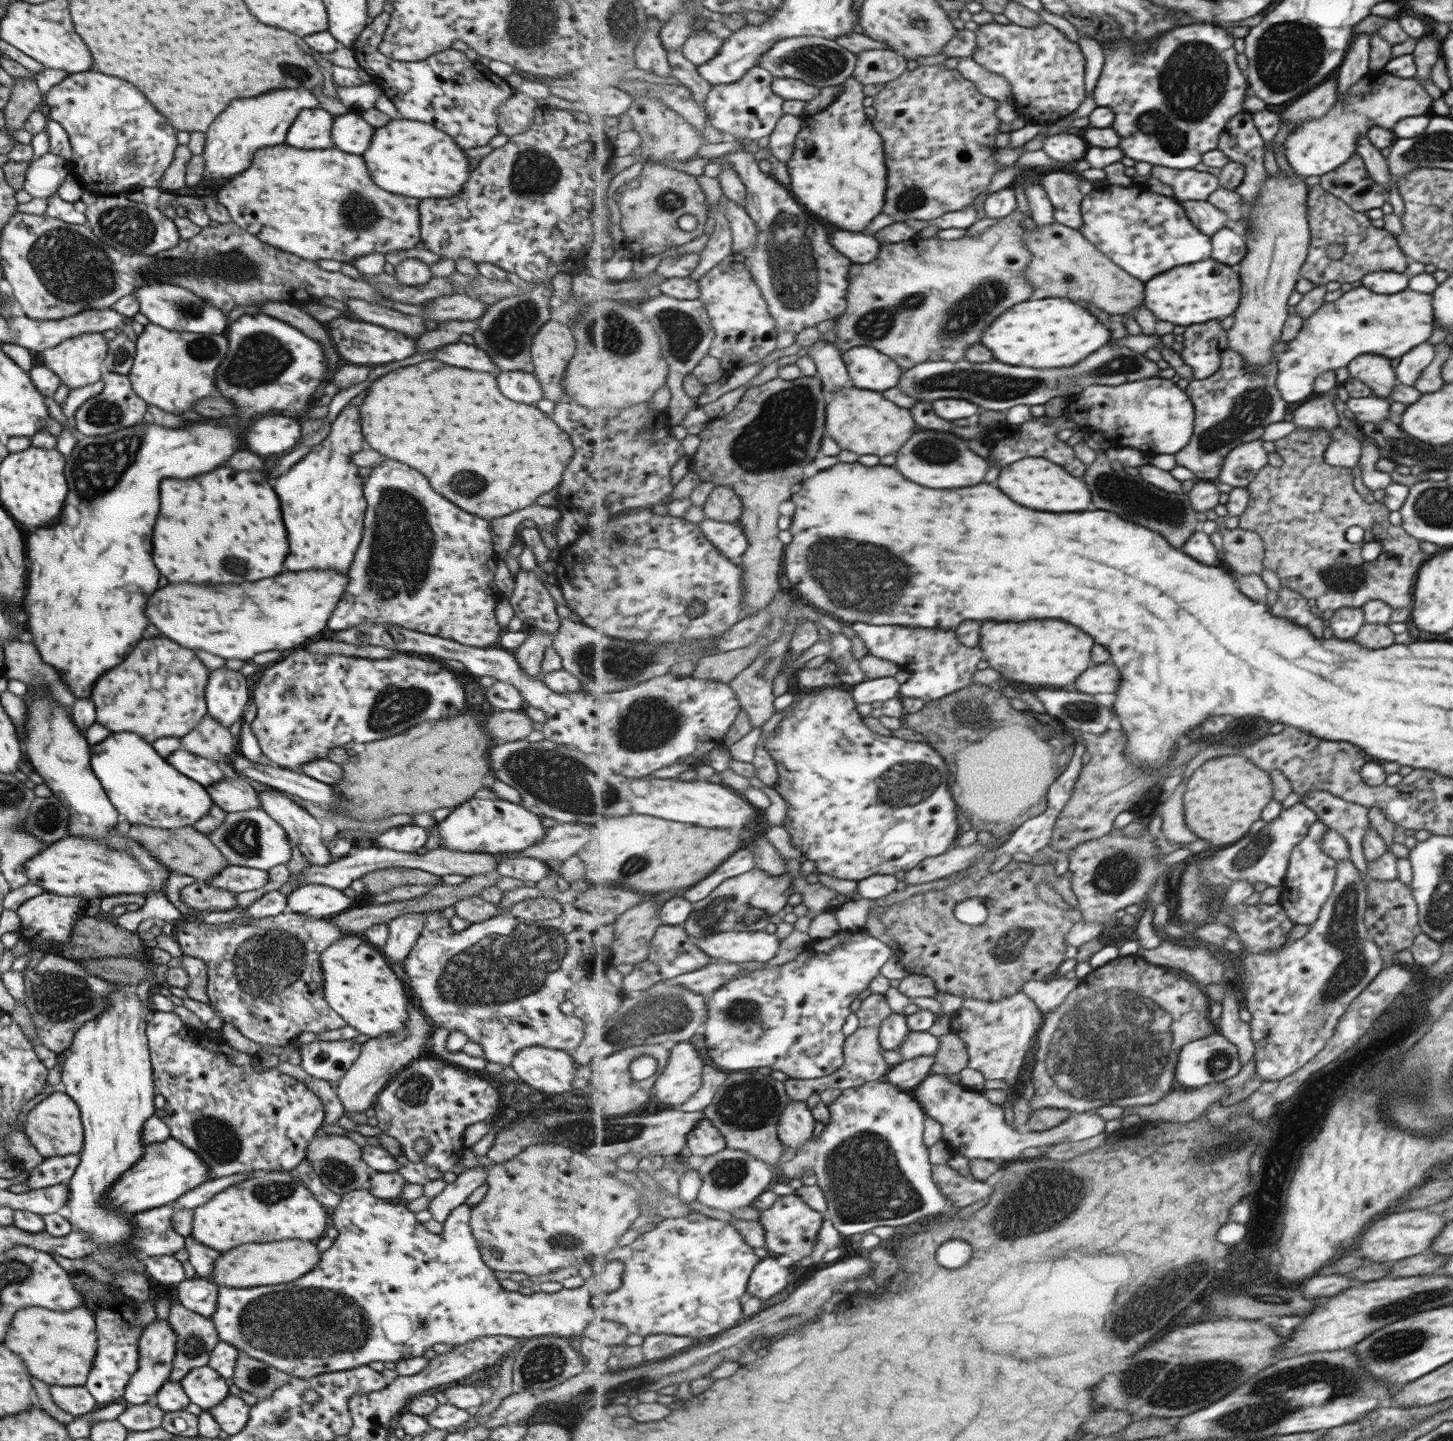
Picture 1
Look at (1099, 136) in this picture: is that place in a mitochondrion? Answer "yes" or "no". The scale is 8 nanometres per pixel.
no

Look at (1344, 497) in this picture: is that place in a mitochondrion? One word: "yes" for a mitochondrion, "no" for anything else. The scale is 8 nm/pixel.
no

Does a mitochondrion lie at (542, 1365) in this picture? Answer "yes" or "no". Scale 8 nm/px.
yes

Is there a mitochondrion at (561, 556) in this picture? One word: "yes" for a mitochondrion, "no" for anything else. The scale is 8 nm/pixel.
no

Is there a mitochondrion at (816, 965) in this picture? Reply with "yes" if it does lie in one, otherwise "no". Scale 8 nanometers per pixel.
no

